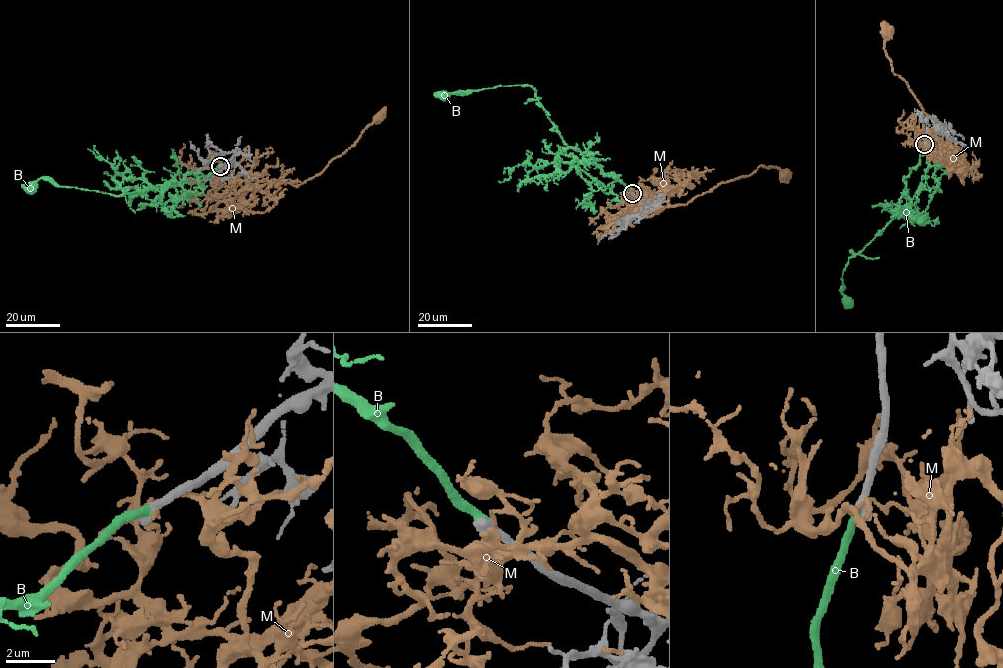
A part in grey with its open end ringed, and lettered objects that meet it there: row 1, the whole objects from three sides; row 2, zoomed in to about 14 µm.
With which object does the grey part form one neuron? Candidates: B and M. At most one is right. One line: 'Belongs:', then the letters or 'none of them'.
Belongs: B

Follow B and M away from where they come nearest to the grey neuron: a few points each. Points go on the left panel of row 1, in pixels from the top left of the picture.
B: (220, 166), (207, 175), (186, 173), (164, 190), (124, 191), (118, 195), (58, 186), (43, 178), (32, 188)
M: (221, 166), (223, 179), (237, 177), (242, 188), (237, 194), (252, 185), (296, 185), (320, 174), (377, 117)

